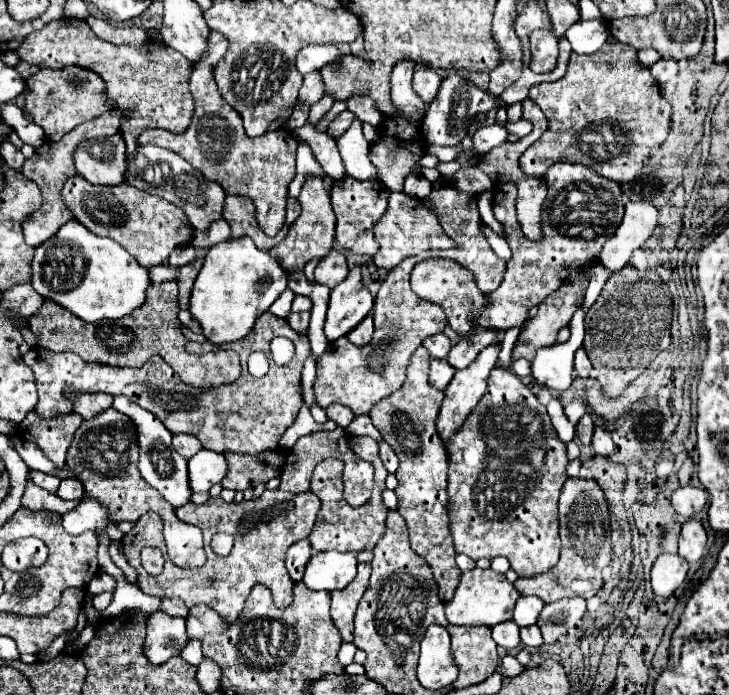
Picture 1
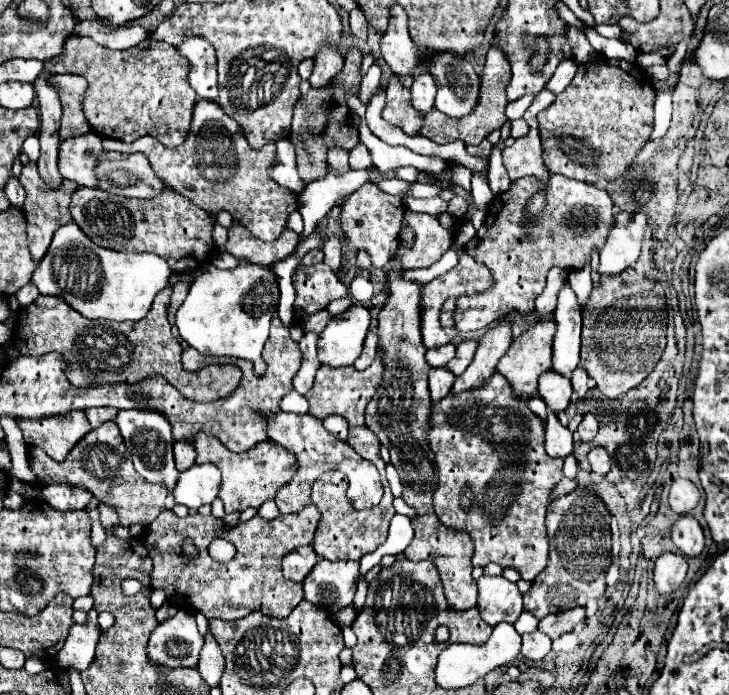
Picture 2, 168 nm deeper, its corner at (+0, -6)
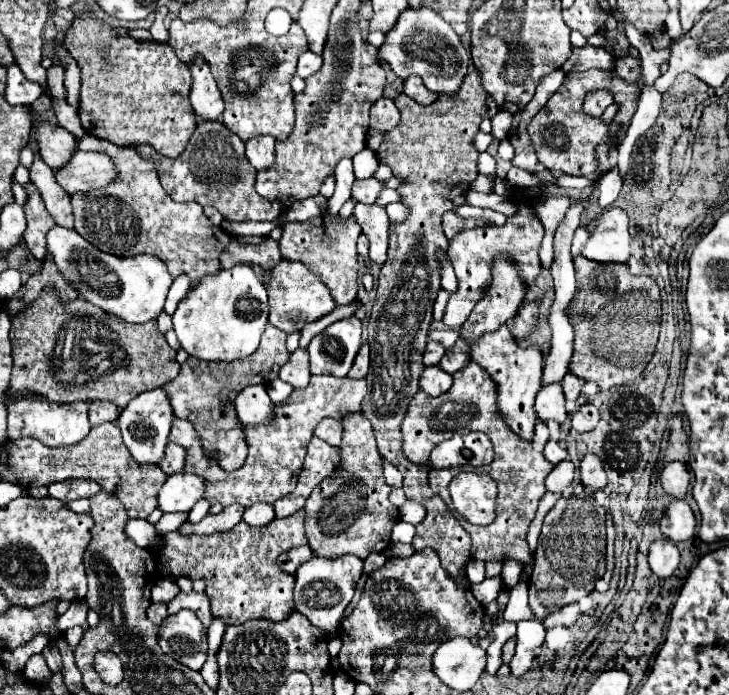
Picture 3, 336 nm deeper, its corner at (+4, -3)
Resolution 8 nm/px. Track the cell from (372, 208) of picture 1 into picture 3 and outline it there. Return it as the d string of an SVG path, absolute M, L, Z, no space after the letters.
M358 203L354 209L354 217L358 225L362 227L364 235L370 239L370 259L378 265L386 261L386 251L388 251L388 215L386 209L380 205L364 205Z

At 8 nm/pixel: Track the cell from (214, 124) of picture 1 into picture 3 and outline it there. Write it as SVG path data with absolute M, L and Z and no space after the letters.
M218 121L200 123L178 159L162 157L150 145L138 145L138 151L156 159L160 183L174 201L196 201L202 207L212 205L226 221L274 221L282 213L278 201L268 201L254 191L256 169L244 155L244 141Z

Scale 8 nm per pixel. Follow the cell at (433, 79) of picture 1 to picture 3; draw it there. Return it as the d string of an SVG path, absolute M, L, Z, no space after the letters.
M410 75L406 81L404 81L404 93L408 97L412 97L414 101L418 101L420 105L430 105L438 99L438 95L434 91L428 91L422 83L422 79L418 75Z

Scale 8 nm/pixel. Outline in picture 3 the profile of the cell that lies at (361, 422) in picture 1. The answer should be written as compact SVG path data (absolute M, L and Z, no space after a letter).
M383 460L383 474L388 485L392 487L402 487L403 477L396 467L386 460Z

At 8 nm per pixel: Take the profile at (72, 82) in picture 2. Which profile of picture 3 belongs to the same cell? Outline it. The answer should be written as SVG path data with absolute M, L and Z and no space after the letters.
M54 63L50 69L46 69L46 83L48 83L48 89L50 89L50 95L54 99L64 99L66 93L64 93L64 67L60 67L58 63Z

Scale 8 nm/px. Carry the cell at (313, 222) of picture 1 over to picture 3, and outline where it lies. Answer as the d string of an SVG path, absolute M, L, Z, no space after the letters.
M258 135L246 141L246 157L256 169L268 169L274 165L274 143L276 139Z

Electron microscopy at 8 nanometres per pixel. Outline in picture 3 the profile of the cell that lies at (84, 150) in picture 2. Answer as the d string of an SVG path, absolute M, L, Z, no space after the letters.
M32 107L30 109L30 119L32 119L32 127L34 127L34 139L38 143L38 151L40 157L52 167L64 167L64 163L68 163L68 159L74 153L76 147L76 137L72 133L68 133L64 127L60 125L52 125L46 119L40 119Z

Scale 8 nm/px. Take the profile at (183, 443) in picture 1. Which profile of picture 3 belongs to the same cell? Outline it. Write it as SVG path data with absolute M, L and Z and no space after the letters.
M168 443L166 453L164 453L164 459L158 463L158 467L160 467L166 475L174 475L174 473L182 471L184 459L186 459L184 447L180 447L180 445L176 445L176 443Z

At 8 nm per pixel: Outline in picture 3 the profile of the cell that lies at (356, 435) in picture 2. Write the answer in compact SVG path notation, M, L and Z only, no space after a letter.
M358 411L346 415L342 419L344 437L340 449L354 449L354 457L346 457L344 461L354 461L352 469L340 467L334 477L324 479L314 487L306 501L306 537L314 555L318 557L340 557L352 553L360 559L370 555L372 551L386 551L390 545L390 531L400 521L398 507L394 507L388 499L390 487L382 475L382 459L376 449L376 439L372 425Z

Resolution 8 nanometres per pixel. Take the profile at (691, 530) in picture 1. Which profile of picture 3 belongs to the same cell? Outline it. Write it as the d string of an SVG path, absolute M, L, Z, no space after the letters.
M682 499L672 501L666 507L664 517L660 519L660 527L662 527L662 533L674 543L692 539L694 537L696 519L694 519L694 513L692 513L690 505L686 501L682 501Z

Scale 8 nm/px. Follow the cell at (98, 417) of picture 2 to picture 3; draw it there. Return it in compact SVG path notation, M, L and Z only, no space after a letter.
M92 401L90 403L90 423L92 425L116 421L118 415L120 415L120 409L114 403L108 403L108 401Z

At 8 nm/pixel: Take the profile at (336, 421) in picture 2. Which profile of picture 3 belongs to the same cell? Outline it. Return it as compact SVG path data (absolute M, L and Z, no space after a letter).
M326 417L326 419L322 419L322 421L318 423L318 427L316 427L314 435L316 435L316 437L320 437L322 441L326 441L326 443L330 443L330 445L334 445L334 447L338 447L338 445L340 445L340 441L342 441L342 423L340 423L340 421L336 421L336 419Z

